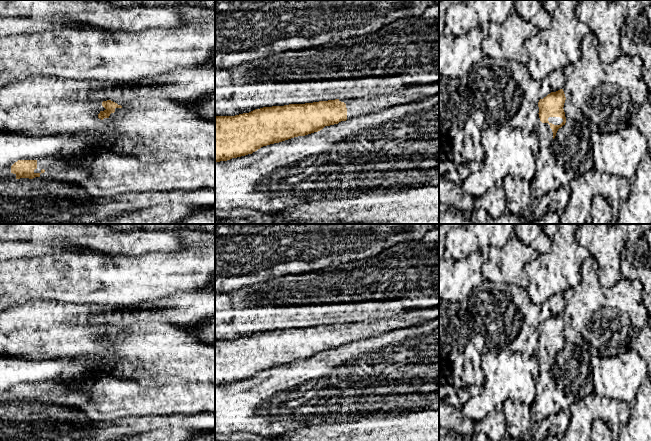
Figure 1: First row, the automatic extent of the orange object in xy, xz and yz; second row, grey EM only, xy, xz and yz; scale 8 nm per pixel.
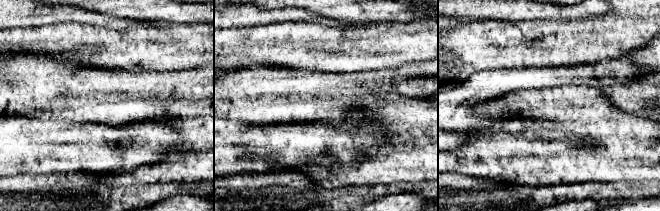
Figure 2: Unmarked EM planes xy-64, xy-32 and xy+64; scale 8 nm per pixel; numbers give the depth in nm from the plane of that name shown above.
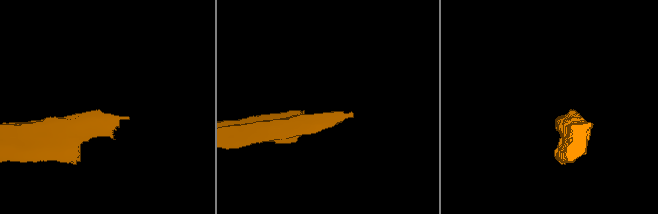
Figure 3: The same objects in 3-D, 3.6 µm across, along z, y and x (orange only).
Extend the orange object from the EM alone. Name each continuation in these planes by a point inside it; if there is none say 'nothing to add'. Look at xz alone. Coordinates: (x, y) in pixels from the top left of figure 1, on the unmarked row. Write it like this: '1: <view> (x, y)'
1: xz (356, 331)

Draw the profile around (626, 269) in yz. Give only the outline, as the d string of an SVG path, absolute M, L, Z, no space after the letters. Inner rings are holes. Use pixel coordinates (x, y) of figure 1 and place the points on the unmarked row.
M644 236L635 242L627 242L621 254L621 275L624 279L633 278L642 284L642 297L649 313L647 324L651 326L651 261Z

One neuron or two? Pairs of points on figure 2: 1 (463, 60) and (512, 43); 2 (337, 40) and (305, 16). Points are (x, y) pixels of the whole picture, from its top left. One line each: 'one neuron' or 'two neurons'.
1: one neuron
2: two neurons

